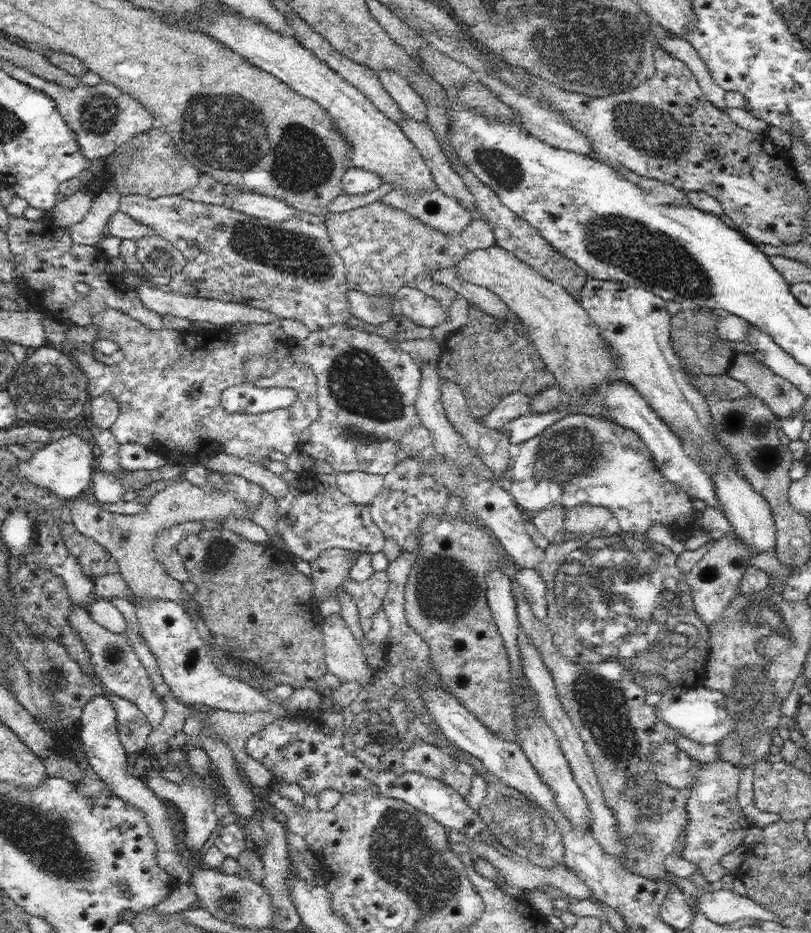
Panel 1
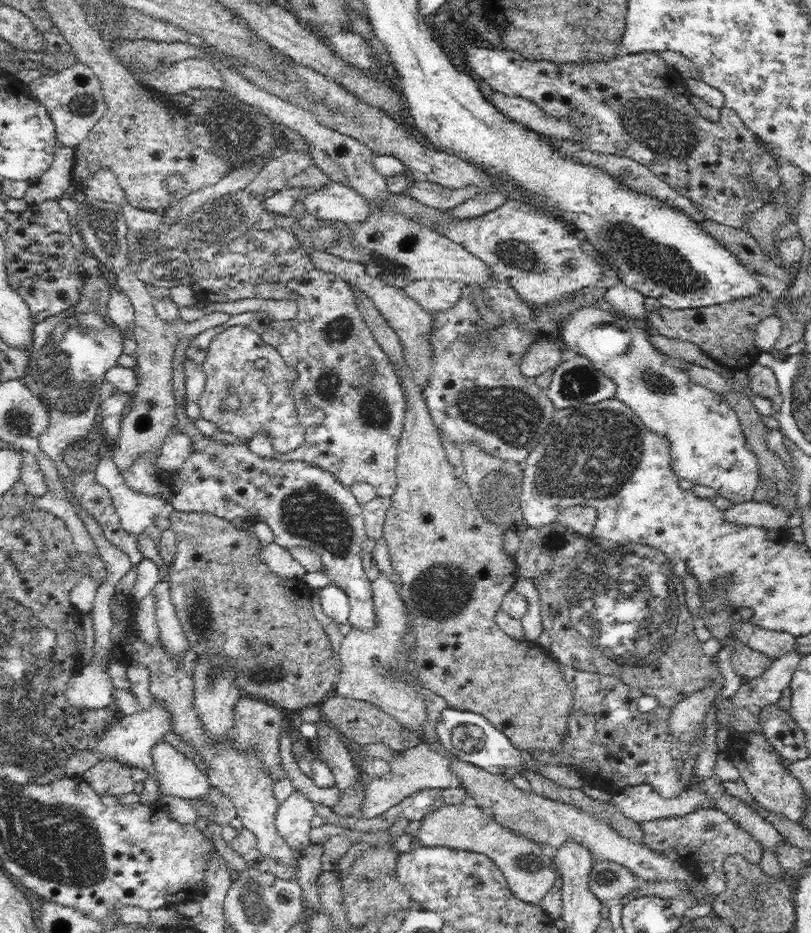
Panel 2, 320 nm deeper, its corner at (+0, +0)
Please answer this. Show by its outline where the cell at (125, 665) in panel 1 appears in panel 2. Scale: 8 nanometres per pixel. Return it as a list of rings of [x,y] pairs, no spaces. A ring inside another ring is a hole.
[[[158,741],[150,752],[156,769],[154,774],[159,794],[185,799],[206,799],[211,784],[195,761],[165,741]]]

